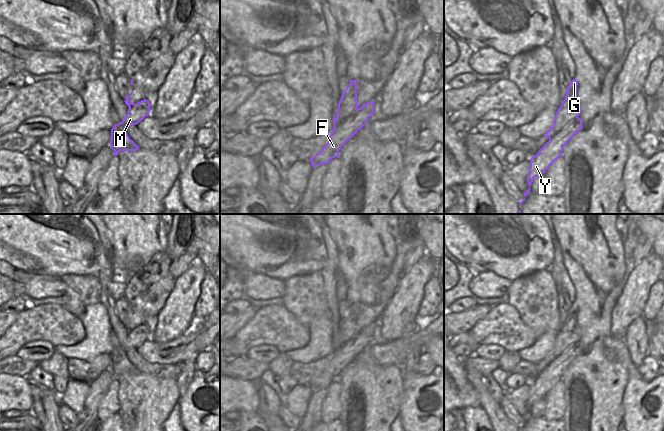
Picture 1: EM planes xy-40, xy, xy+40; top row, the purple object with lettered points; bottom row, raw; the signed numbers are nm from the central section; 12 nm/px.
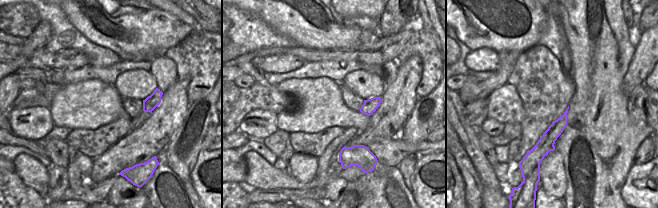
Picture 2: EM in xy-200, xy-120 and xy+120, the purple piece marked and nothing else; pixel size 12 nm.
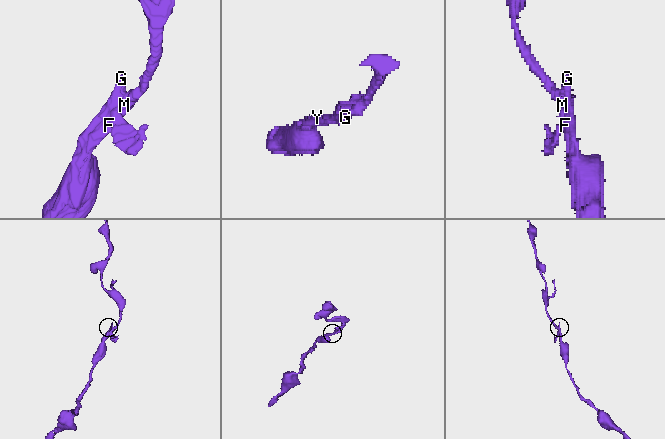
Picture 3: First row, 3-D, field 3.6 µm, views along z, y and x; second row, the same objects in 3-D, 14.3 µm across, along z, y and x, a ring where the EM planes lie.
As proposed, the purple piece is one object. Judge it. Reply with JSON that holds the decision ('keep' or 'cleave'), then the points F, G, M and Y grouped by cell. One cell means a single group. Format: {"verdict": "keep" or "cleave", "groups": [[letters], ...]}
{"verdict": "cleave", "groups": [["F", "M", "Y"], ["G"]]}

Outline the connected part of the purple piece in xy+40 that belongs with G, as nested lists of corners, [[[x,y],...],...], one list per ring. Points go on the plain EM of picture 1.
[[[573,303],[566,316],[565,323],[562,325],[560,332],[557,334],[553,350],[544,358],[551,364],[568,346],[576,343],[581,338],[581,330],[577,322],[576,303]]]

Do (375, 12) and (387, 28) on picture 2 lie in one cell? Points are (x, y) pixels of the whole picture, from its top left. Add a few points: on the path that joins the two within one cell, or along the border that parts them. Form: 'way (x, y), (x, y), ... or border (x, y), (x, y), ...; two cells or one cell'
border (385, 10), (377, 19); two cells

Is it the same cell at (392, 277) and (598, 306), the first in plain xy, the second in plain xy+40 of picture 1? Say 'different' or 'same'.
different

